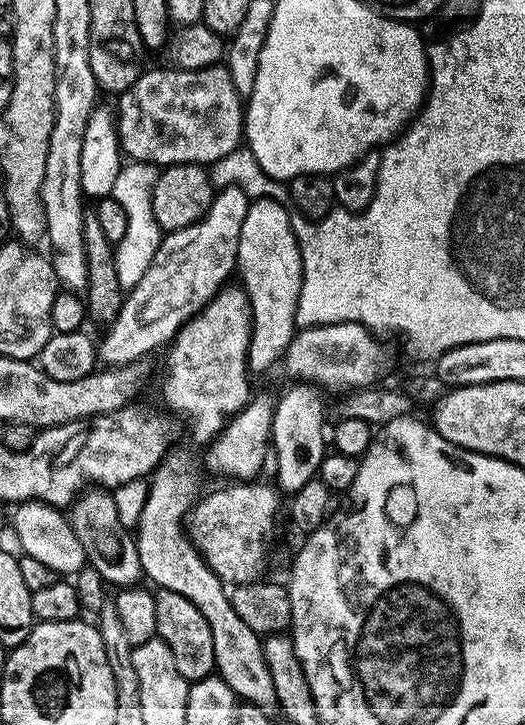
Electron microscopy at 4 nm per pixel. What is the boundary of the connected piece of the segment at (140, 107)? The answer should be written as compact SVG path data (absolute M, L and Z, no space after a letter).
M220 62L204 69L182 69L168 66L168 68L152 68L149 72L148 69L141 71L140 76L134 82L134 86L130 86L125 92L119 93L118 100L120 100L120 105L117 103L114 111L116 114L116 129L120 135L120 150L132 162L147 162L157 166L167 166L169 164L203 164L211 166L222 158L226 158L226 154L230 154L235 148L241 147L242 141L246 136L245 101L238 90L234 88L234 82L228 73L227 67Z

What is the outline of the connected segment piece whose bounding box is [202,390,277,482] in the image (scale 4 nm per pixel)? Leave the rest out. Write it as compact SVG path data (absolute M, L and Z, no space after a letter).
M268 390L256 391L249 397L248 404L234 417L231 417L223 431L219 433L205 449L202 462L205 469L226 476L236 482L250 482L257 479L261 473L263 458L266 454L272 434L272 418L276 409L274 392Z

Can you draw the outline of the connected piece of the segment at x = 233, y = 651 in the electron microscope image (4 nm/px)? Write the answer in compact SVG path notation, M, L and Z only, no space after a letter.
M202 572L204 586L196 592L186 592L186 598L202 610L202 618L210 622L210 634L214 637L214 662L216 672L230 686L236 697L243 697L243 692L265 692L271 694L274 682L270 679L270 670L266 666L264 657L264 640L238 614L234 614L234 606L229 589L216 577L215 574Z

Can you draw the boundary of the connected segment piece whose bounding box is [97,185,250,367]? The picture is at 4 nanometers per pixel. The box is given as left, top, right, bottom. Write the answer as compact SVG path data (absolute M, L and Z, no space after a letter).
M236 185L219 189L214 195L207 212L198 223L183 227L182 230L167 233L159 248L142 275L138 284L127 291L123 297L114 323L104 340L97 345L97 361L104 366L116 367L130 364L144 358L144 355L161 346L165 347L175 339L176 333L219 292L229 280L228 276L237 269L238 242L240 227L246 215L250 197Z

